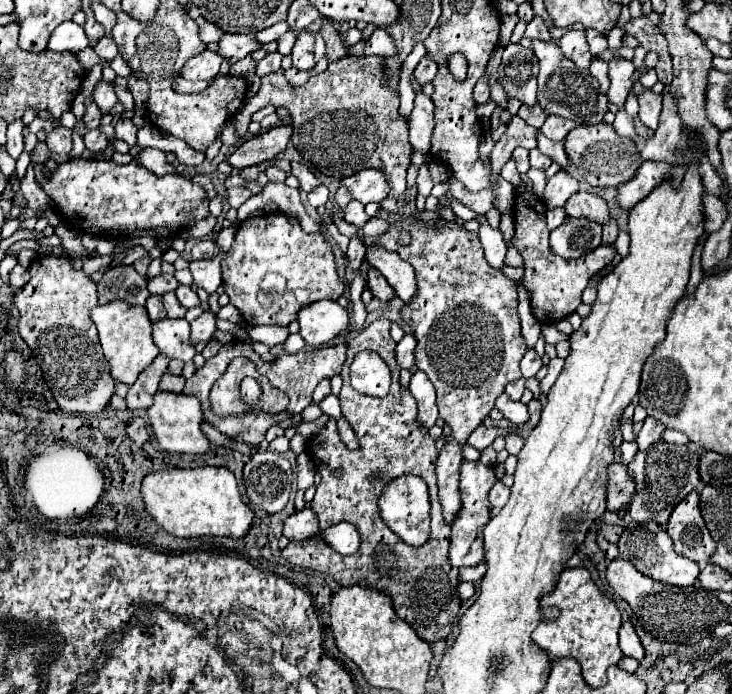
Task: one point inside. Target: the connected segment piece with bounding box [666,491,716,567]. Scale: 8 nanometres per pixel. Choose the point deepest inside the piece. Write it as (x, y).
(691, 539)

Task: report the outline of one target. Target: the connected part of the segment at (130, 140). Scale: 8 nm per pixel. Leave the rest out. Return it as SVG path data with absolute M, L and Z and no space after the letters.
M120 119L116 125L114 125L114 129L116 129L116 139L120 139L120 141L126 141L130 147L134 147L136 145L136 125L130 121L130 119Z

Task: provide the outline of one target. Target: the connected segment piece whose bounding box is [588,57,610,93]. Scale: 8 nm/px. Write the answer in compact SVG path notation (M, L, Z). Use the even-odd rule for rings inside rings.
M594 57L592 63L590 63L590 67L588 67L588 71L598 79L598 83L600 83L600 91L602 91L602 93L608 93L608 89L610 89L608 63L602 61L602 59L598 59L598 57Z

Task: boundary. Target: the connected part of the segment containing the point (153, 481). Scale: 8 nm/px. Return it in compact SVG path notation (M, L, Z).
M226 467L164 469L148 473L142 481L142 499L152 519L176 537L244 537L254 519L252 509L240 497L234 473Z

